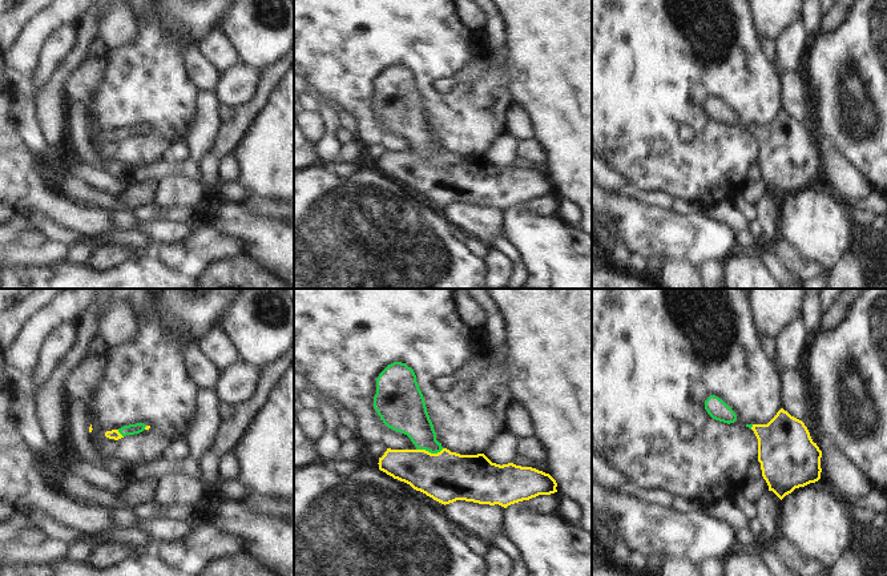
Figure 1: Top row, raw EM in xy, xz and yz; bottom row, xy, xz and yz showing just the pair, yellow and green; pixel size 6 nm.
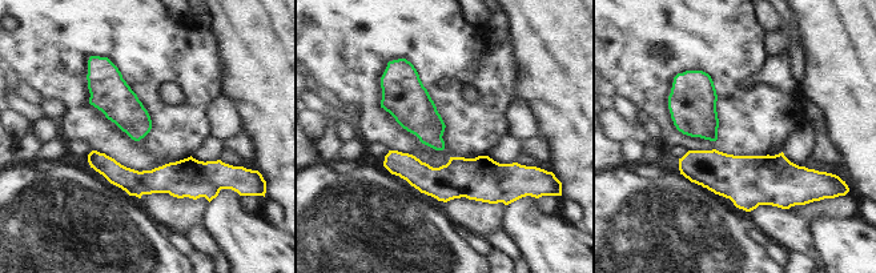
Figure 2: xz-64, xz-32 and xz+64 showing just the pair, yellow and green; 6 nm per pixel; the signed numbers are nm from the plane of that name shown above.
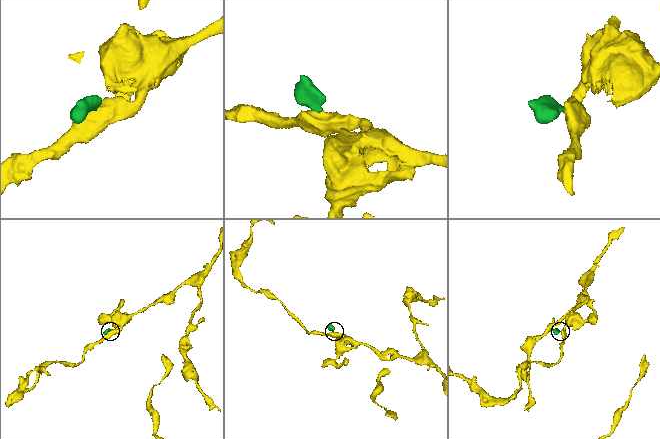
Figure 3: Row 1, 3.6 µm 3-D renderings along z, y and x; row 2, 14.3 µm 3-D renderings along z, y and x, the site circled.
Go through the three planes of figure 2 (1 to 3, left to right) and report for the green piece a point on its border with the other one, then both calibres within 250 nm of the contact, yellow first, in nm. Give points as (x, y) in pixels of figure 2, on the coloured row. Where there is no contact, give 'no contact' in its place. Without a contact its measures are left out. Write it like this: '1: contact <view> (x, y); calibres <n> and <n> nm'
1: no contact
2: no contact
3: no contact

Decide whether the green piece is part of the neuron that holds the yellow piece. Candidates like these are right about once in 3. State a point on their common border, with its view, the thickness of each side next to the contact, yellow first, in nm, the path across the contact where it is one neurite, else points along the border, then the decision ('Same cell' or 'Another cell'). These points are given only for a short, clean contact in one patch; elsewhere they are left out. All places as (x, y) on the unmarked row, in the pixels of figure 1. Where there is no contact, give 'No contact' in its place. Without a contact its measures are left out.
Touches yellow at xz (430, 154). Thickness 300 nm (yellow) against 220 nm. Path across: xz (446, 178), (430, 162), (430, 154), (420, 132), (410, 119). Same cell.

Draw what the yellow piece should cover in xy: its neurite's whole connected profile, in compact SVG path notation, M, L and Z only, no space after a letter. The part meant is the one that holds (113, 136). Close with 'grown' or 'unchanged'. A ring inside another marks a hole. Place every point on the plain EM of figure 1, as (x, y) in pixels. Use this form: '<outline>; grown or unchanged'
M136 125L136 126L124 128L118 132L106 133L105 138L109 141L118 142L126 137L140 136L144 132L149 132L149 130L150 130L150 128L146 128L144 125Z; grown

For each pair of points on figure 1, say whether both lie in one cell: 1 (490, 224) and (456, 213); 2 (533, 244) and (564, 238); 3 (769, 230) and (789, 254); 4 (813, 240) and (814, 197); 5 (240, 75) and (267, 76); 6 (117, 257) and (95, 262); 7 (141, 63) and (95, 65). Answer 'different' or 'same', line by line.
1: same
2: same
3: different
4: same
5: different
6: same
7: different

